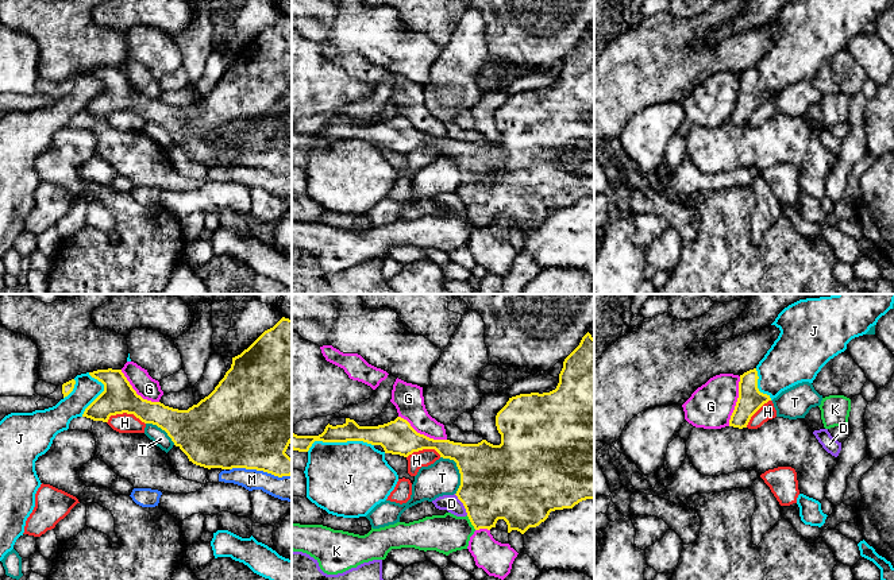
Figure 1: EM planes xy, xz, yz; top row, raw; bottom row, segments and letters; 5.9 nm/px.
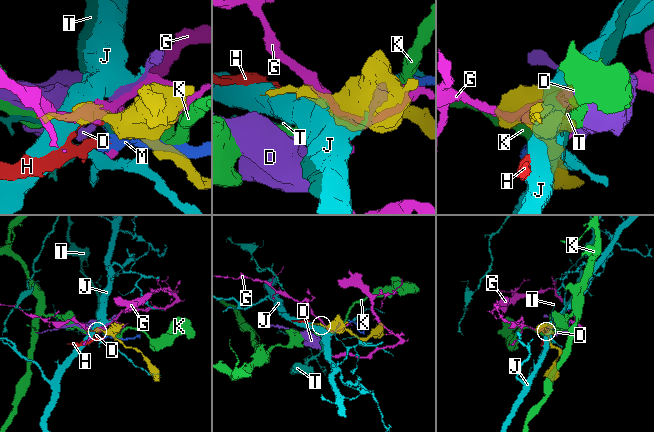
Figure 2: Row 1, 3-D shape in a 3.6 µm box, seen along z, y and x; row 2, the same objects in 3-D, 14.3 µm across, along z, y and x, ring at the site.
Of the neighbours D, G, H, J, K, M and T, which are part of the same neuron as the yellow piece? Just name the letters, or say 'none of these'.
none of these

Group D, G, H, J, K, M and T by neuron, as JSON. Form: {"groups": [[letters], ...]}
{"groups": [["D"], ["G"], ["H", "M"], ["J"], ["K"], ["T"]]}

